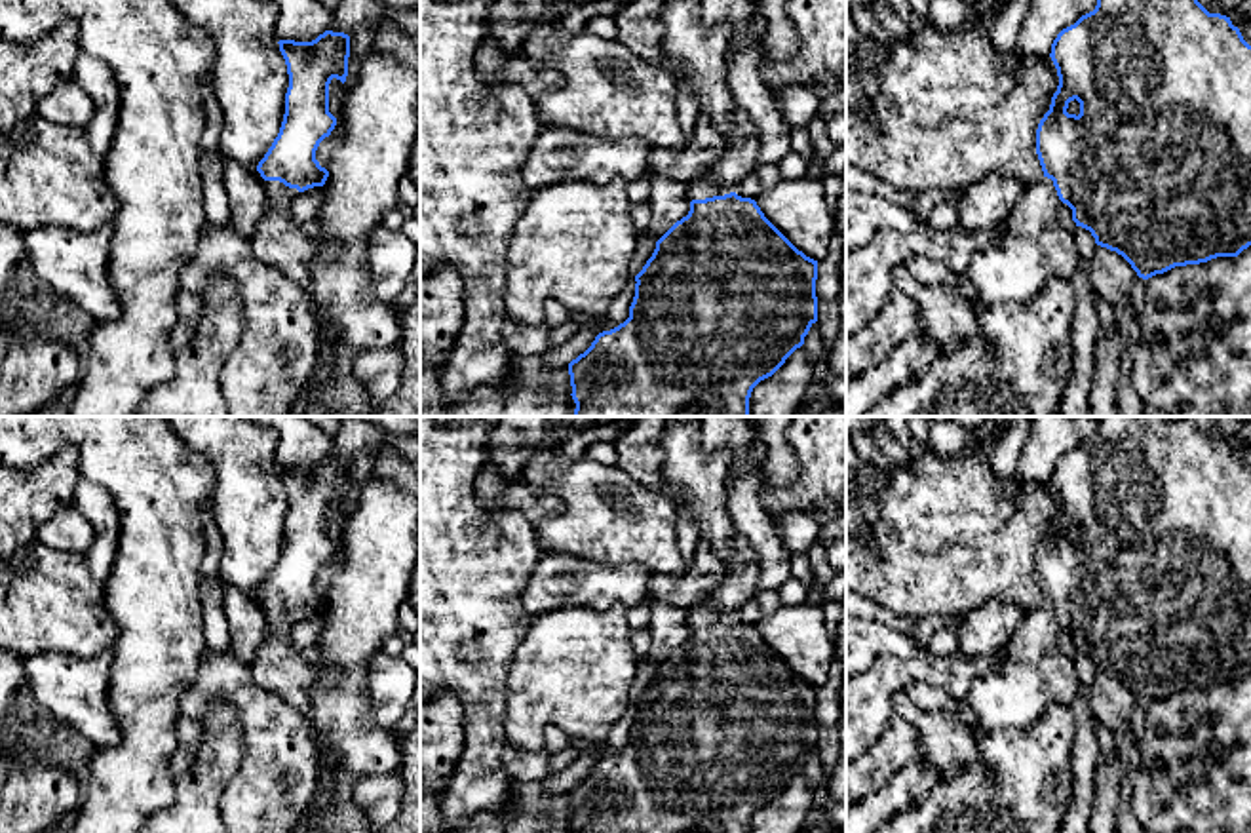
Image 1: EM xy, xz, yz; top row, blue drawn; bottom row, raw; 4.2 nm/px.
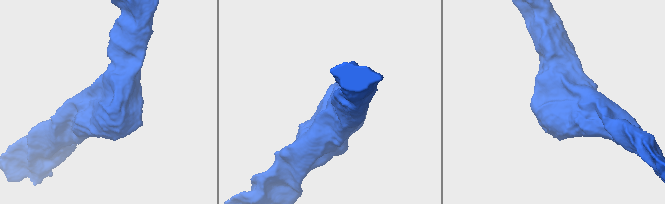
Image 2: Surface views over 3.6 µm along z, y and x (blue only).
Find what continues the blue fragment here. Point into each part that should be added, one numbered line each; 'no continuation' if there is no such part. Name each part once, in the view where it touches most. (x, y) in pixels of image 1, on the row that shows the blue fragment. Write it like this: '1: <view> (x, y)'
1: xz (700, 189)

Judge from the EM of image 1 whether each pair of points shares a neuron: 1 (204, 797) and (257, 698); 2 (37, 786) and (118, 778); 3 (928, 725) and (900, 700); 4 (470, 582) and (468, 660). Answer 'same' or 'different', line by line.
1: different
2: different
3: same
4: same

